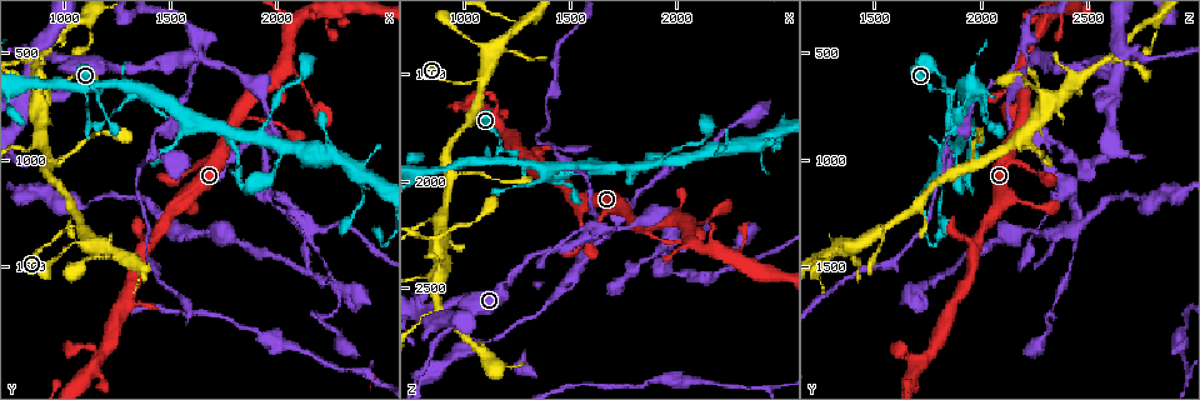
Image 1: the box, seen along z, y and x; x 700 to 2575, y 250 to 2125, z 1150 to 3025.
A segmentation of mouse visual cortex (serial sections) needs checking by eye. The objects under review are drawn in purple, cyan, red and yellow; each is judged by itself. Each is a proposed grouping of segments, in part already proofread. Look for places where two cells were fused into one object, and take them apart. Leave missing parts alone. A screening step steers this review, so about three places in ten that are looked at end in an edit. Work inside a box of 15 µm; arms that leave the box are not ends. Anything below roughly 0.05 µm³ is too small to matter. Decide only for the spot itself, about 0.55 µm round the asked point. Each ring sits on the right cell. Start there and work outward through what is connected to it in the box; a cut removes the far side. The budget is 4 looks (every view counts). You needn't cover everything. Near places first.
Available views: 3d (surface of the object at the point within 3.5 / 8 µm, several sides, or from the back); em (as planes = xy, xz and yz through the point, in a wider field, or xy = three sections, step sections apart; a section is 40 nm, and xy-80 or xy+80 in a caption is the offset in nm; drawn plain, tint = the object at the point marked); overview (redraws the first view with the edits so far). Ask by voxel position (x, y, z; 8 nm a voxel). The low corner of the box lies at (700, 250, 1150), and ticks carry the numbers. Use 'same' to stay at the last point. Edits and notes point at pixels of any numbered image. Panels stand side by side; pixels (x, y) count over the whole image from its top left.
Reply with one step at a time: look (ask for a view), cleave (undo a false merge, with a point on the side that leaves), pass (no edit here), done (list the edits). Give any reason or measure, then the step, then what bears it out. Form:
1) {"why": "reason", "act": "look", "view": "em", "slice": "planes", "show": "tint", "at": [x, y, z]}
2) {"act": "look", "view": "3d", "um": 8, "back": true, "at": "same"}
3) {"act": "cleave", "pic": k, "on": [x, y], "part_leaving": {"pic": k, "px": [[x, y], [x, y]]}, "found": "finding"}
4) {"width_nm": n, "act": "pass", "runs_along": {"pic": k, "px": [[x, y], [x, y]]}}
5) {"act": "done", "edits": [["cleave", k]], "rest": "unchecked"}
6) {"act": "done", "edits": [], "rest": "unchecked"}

{"why": "arms part here", "act": "look", "view": "3d", "um": 3.5, "back": true, "at": [1070, 1330, 1530]}

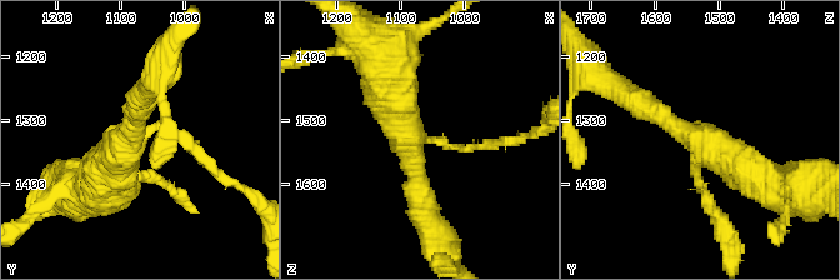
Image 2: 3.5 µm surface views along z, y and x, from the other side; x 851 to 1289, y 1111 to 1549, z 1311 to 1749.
{"act": "look", "view": "em", "slice": "planes", "show": "tint", "at": [1075, 1330, 1530]}

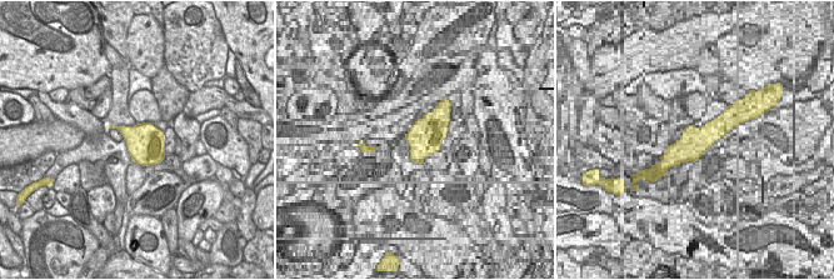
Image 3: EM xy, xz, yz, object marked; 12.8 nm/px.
{"width_nm": 480, "act": "pass", "runs_along": {"pic": 2, "px": [[205, 160], [144, 99]]}, "found": "continuous, no second cell"}

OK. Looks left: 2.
{"why": "branch point", "act": "look", "view": "3d", "um": 3.5, "at": [1250, 1450, 1290]}

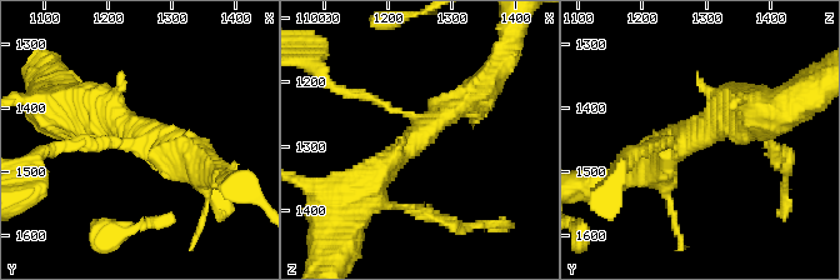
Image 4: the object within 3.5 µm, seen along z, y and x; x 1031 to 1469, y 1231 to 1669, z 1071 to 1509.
{"arms": 3, "arm_widths_nm": [100, 350, 450], "why": "shape alone is not enough", "act": "look", "view": "em", "slice": "planes", "show": "tint", "at": [1250, 1445, 1280]}

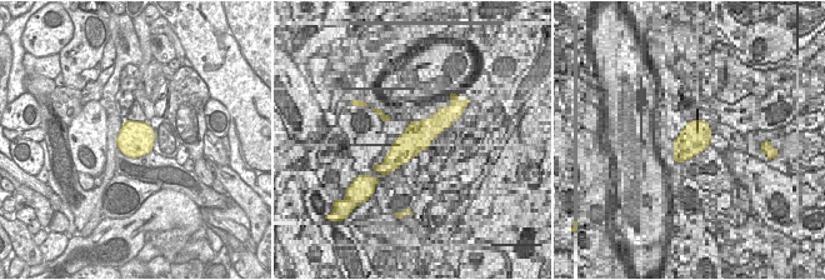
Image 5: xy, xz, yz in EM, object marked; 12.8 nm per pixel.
{"act": "pass", "runs_along": {"pic": 4, "px": [[361, 189], [441, 115], [480, 93]]}, "found": "one cell here"}

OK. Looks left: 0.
{"act": "done", "edits": [], "rest": "unchecked"}

